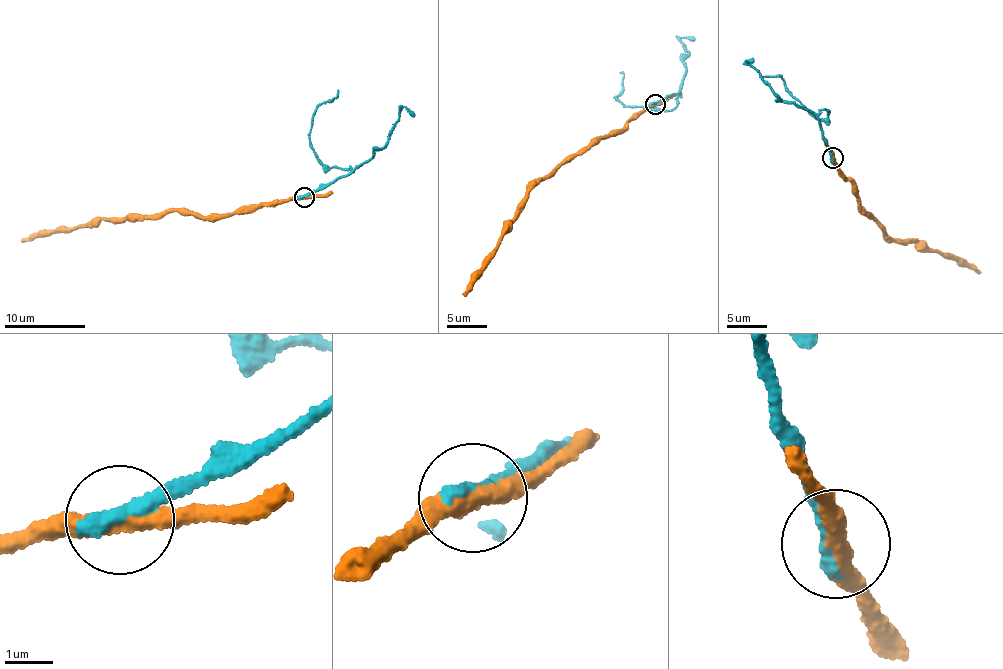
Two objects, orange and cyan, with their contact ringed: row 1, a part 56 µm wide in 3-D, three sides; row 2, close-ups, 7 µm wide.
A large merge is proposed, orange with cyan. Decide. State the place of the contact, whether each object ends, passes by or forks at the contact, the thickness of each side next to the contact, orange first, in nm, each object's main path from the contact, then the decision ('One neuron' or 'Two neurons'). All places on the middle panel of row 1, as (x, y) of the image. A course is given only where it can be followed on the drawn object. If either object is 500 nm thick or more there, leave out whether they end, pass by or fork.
Place: (655, 104). At the ring orange passes by. At the ring cyan ends. Thickness 380 nm (orange) against 400 nm. Course of orange: (654, 104), (619, 130), (583, 148), (527, 193), (522, 211), (464, 296). Course of cyan: (654, 104), (678, 94), (677, 105), (668, 110), (625, 106), (615, 96), (623, 89), (624, 74), (620, 73). Two neurons

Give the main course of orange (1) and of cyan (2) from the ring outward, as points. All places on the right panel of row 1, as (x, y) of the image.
1: (832, 157), (852, 184), (865, 216), (874, 218), (887, 235), (918, 242), (955, 256), (980, 272)
2: (832, 157), (818, 116), (828, 111), (823, 121), (805, 108), (784, 87), (783, 80), (763, 75), (759, 70)

